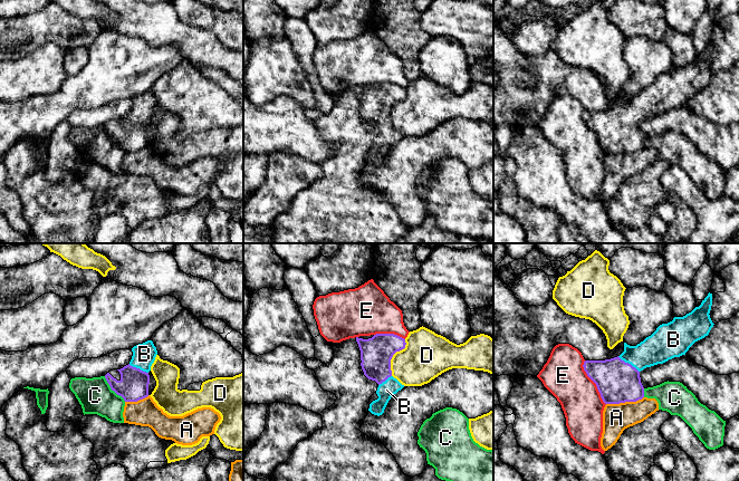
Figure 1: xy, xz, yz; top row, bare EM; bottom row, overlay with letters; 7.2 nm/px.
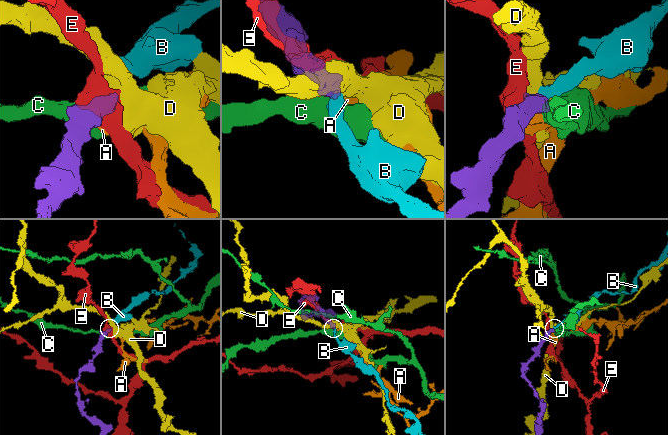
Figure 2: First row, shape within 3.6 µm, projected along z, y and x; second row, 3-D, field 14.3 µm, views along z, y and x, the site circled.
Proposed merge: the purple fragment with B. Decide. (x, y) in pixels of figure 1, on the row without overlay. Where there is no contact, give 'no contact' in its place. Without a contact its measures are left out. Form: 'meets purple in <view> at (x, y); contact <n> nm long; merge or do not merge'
meets purple in yz at (627, 113); contact 200 nm long; merge

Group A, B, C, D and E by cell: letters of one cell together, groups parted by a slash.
A / B / C / D / E

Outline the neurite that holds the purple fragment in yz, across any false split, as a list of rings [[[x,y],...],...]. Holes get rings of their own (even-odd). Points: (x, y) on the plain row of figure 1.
[[[712,44],[699,57],[683,67],[660,75],[636,96],[624,93],[624,102],[605,110],[585,110],[584,121],[596,134],[605,154],[636,152],[644,147],[640,122],[685,105],[698,90],[709,85],[713,73],[710,68]]]

